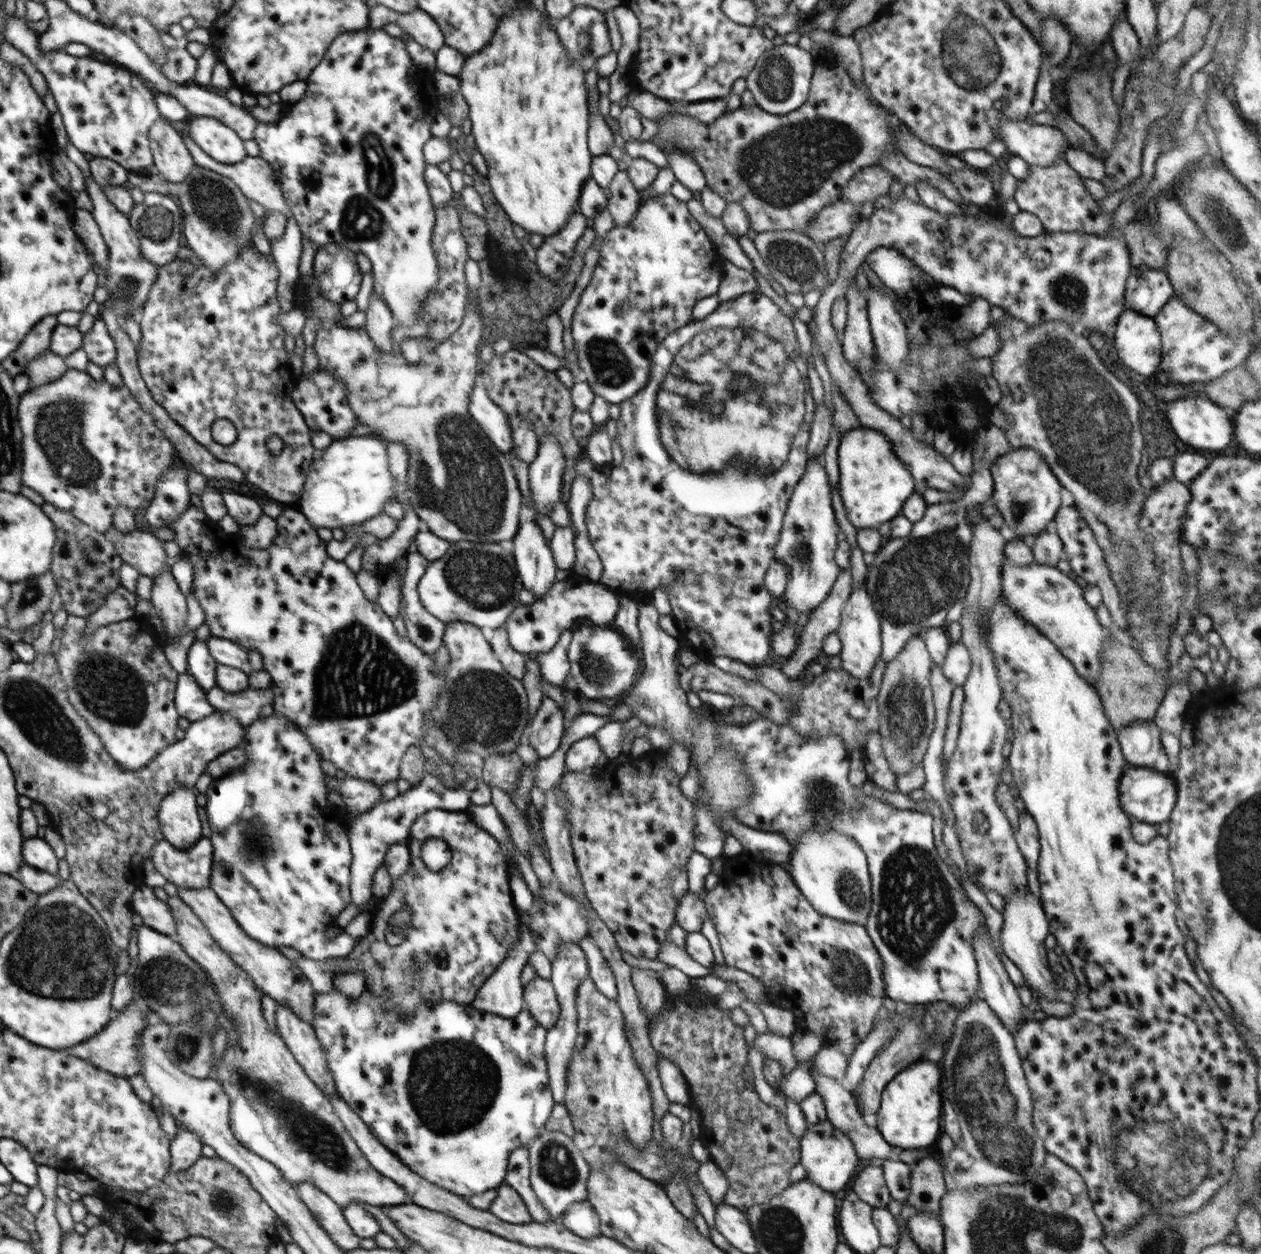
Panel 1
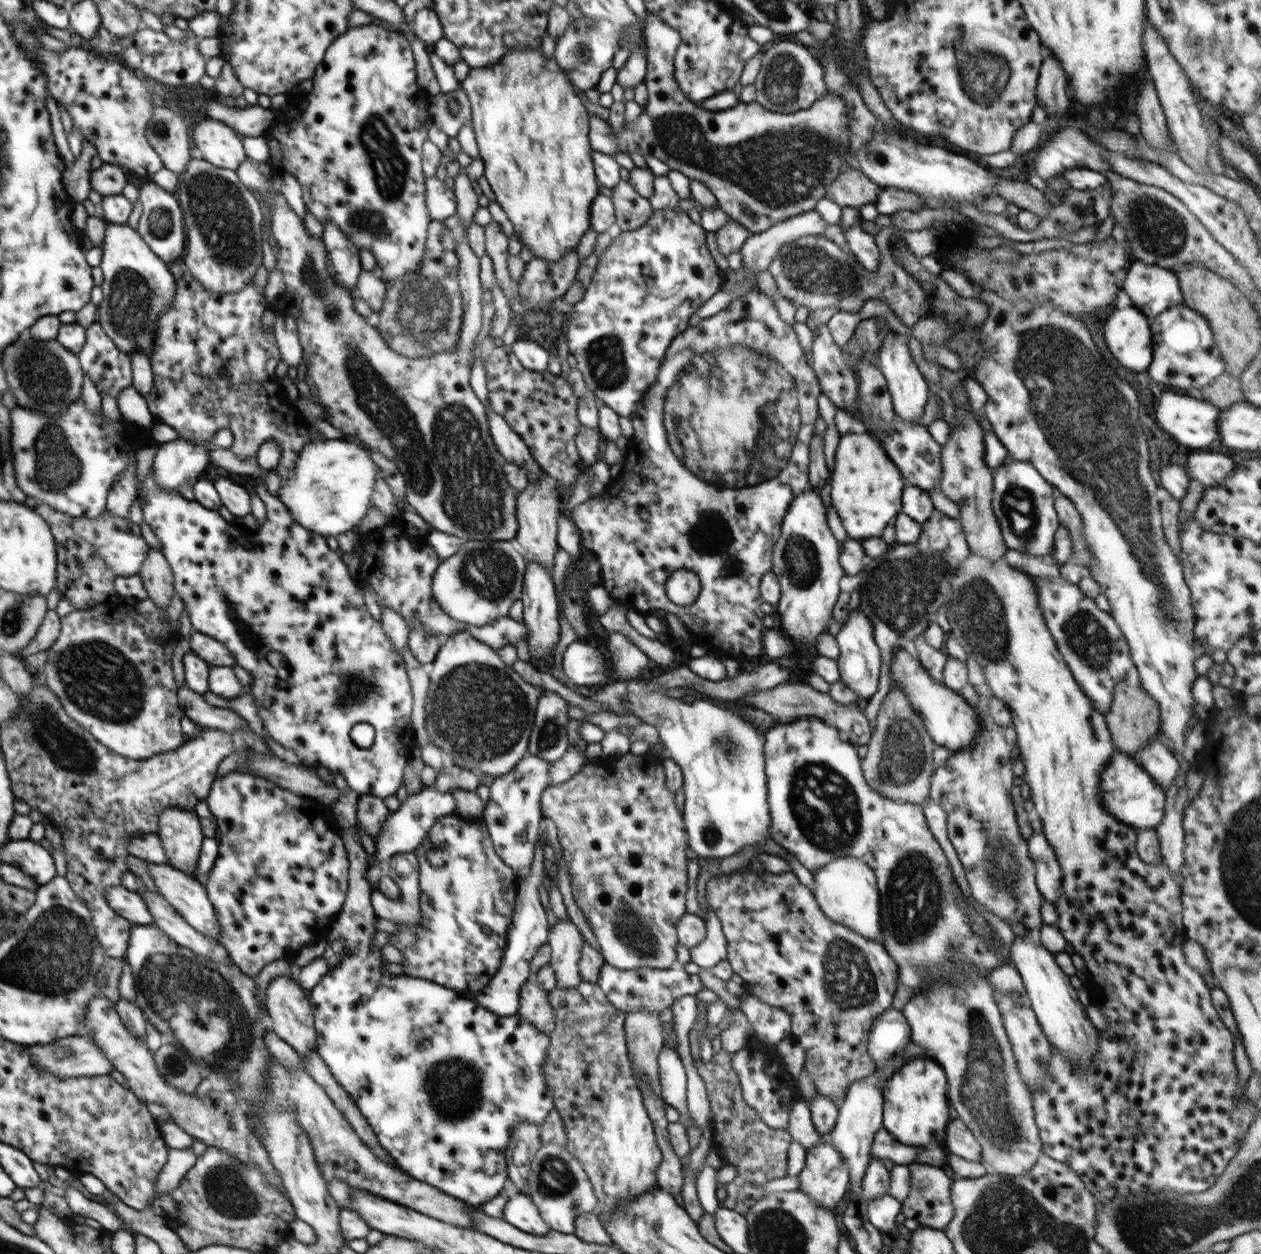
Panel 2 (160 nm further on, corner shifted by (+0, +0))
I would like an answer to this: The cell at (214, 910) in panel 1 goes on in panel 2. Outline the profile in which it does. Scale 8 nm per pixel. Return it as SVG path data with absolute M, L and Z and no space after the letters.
M148 863L148 872L154 886L177 911L190 926L193 926L198 932L205 934L207 937L216 939L219 942L220 925L218 924L215 908L208 898L207 888L196 878L176 870L169 864Z

